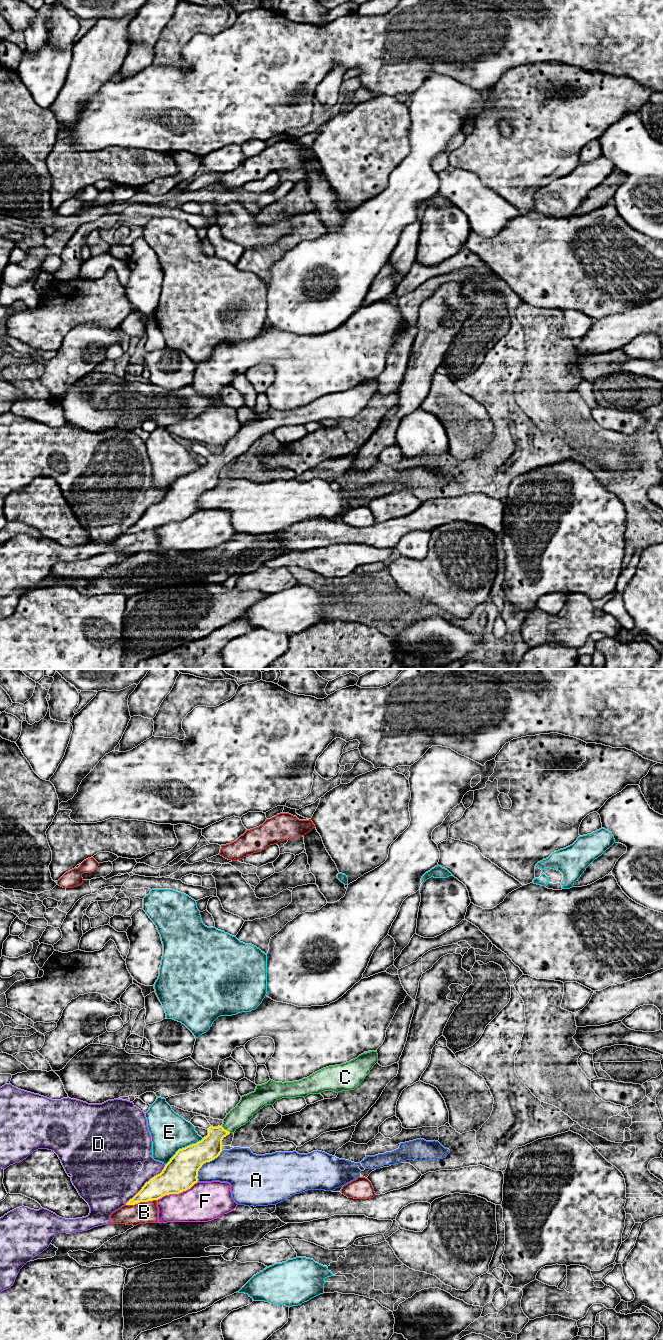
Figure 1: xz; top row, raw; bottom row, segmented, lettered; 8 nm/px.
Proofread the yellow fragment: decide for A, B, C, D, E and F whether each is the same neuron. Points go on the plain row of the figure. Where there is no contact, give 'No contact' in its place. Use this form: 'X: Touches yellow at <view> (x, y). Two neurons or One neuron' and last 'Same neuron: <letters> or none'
A: Touches yellow at xz (204, 490). Two neurons
B: Touches yellow at xz (141, 529). Two neurons
C: Touches yellow at xz (226, 458). One neuron
D: Touches yellow at xz (145, 511). Two neurons
E: Touches yellow at xz (183, 476). Two neurons
F: Touches yellow at xz (177, 521). Two neurons
Same neuron: C

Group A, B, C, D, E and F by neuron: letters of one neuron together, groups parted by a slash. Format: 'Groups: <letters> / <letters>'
Groups: A / B / C / D / E / F

